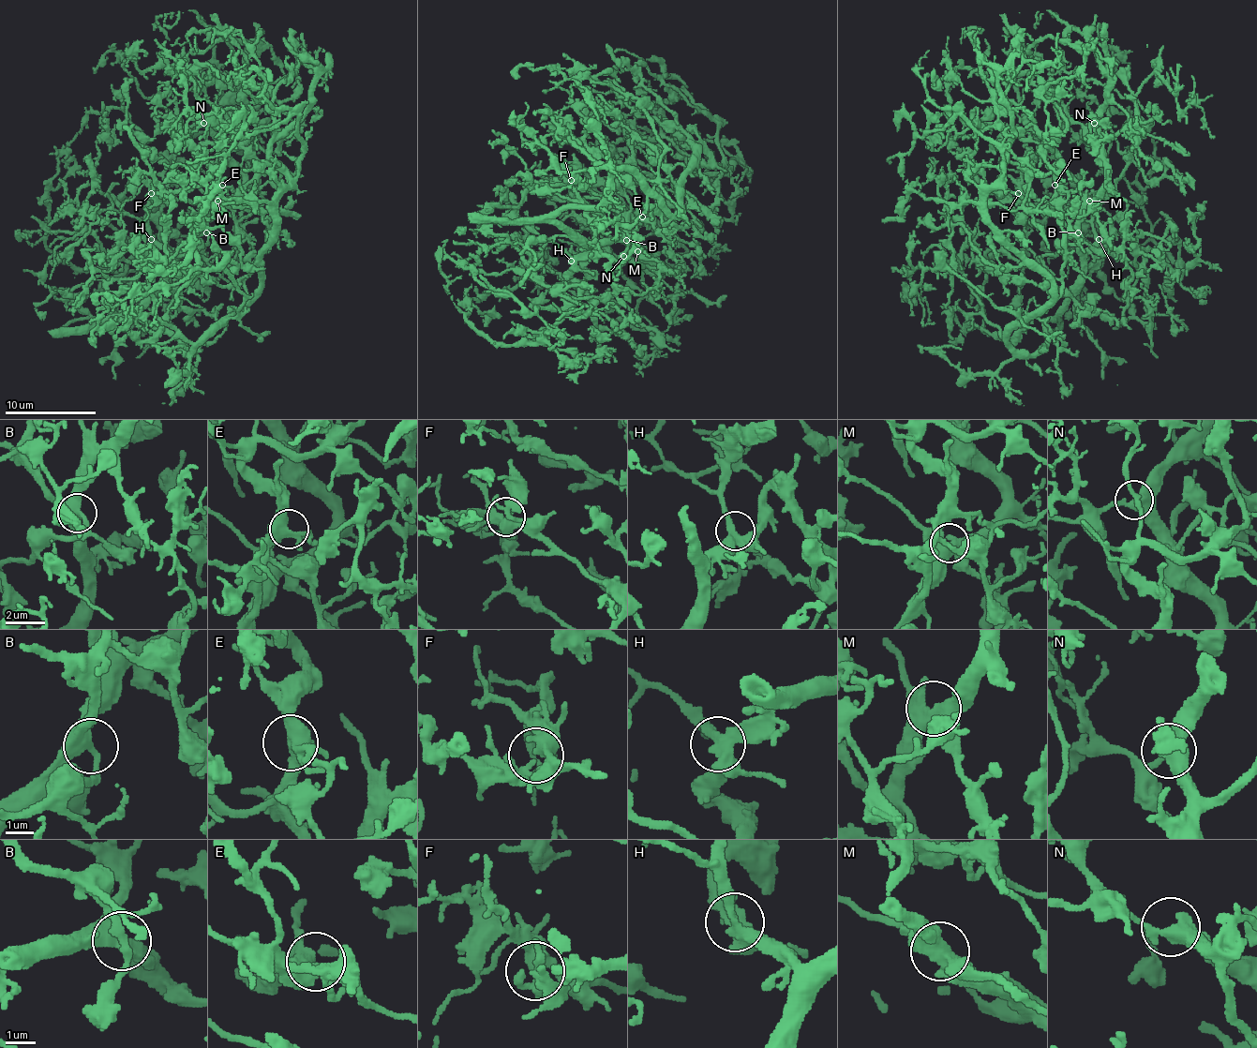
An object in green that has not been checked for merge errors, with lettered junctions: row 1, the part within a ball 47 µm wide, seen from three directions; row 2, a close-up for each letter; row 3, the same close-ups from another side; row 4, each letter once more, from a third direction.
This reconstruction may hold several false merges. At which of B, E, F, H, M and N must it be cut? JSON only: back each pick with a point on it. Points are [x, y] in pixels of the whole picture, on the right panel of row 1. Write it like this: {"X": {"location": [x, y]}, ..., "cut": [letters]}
{"cut": []}

